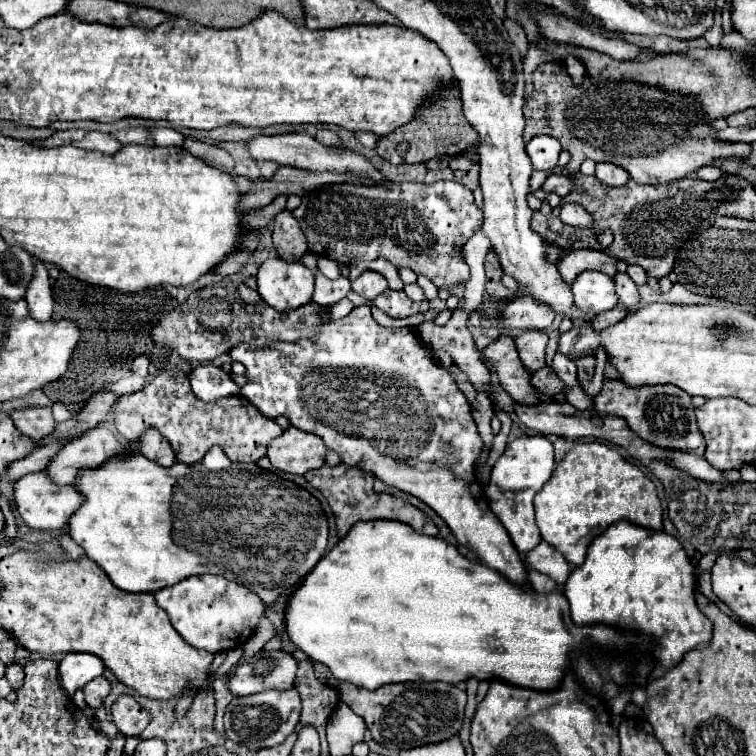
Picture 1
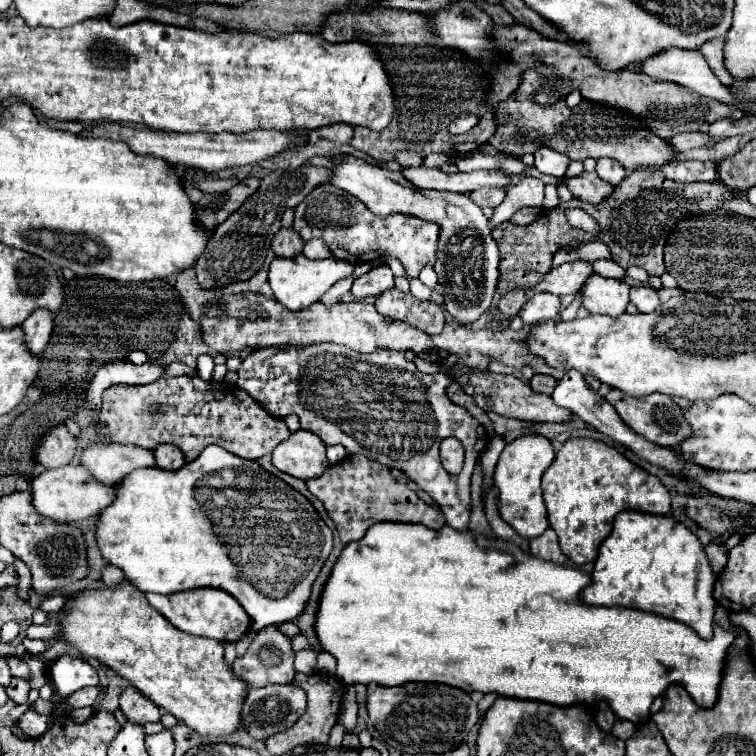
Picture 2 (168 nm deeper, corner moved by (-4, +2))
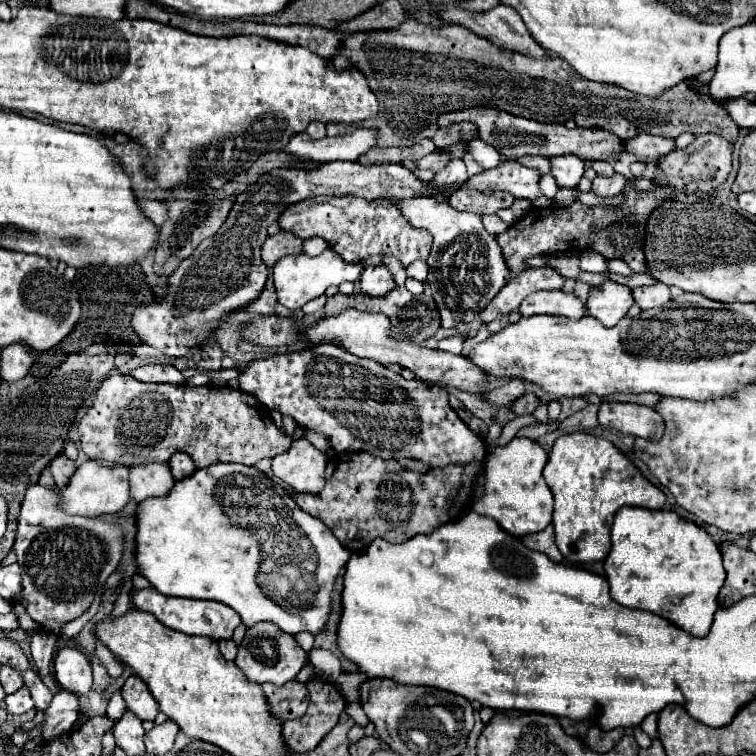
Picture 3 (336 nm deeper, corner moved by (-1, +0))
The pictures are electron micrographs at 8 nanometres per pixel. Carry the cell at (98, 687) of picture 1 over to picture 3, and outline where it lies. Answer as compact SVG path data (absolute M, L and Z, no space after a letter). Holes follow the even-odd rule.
M61 690L53 696L49 708L45 710L45 720L43 720L43 740L53 742L61 734L69 732L79 718L79 702L77 696L69 690Z

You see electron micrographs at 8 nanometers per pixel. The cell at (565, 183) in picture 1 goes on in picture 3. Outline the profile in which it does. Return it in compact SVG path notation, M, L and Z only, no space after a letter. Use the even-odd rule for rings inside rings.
M617 172L611 178L597 176L593 180L593 192L597 196L615 196L615 194L619 194L625 188L625 182L627 182L625 176L623 174L617 174Z

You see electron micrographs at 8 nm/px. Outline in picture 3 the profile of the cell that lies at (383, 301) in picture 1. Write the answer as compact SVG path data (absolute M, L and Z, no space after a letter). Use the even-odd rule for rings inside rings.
M395 288L391 290L389 294L385 296L369 296L369 294L363 294L363 292L353 292L349 296L341 296L341 294L335 294L327 300L325 304L325 312L321 314L321 318L327 318L327 316L337 316L341 314L341 310L345 308L357 308L361 312L367 312L367 314L385 314L389 320L391 320L391 334L397 336L397 338L407 338L407 342L411 344L421 344L425 342L427 338L431 338L437 330L439 330L439 310L437 310L437 304L433 298L427 298L427 296L413 296L407 288Z

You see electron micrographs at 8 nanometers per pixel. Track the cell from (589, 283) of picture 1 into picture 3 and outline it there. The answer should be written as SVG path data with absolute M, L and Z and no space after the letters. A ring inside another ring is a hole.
M605 280L601 286L593 286L587 300L587 314L597 318L603 326L615 326L633 306L631 288Z

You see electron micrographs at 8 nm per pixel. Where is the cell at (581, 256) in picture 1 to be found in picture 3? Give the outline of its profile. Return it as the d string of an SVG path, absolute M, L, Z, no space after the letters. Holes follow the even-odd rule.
M549 266L535 268L535 270L523 270L519 276L511 278L505 288L481 310L479 318L481 322L491 322L499 316L509 316L511 310L519 308L519 304L533 292L539 290L561 290L563 278Z

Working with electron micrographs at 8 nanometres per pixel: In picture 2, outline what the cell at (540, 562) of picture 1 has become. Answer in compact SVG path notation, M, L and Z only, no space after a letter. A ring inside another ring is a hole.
M548 528L536 540L530 540L530 554L540 558L540 560L554 562L554 564L564 564L566 562L566 556L562 554L562 550L558 546L558 536L552 528Z

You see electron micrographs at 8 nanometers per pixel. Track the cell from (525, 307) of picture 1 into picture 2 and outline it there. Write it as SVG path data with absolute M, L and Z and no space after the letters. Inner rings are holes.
M536 294L532 300L528 300L520 314L524 324L538 324L546 320L558 320L560 316L560 298L554 294Z

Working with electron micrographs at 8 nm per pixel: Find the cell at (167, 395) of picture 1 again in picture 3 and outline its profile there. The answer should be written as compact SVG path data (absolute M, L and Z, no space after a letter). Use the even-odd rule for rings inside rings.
M113 374L113 376L105 378L103 384L101 384L101 388L95 392L93 404L87 408L87 412L79 420L79 446L81 446L81 450L91 460L107 460L107 462L123 464L123 466L139 466L139 464L149 464L149 462L161 462L161 464L165 464L165 462L169 462L169 458L175 452L189 454L193 458L193 462L195 462L197 468L207 468L207 466L219 464L219 462L239 462L239 464L245 464L245 466L253 466L255 462L259 462L263 458L273 458L273 456L289 450L291 442L293 440L289 436L283 436L277 430L277 426L271 420L269 410L265 406L261 406L261 402L257 402L257 398L253 398L251 394L245 394L243 390L233 390L229 386L223 386L223 388L215 388L215 386L195 386L195 388L189 388L185 384L181 384L181 386L173 386L173 384L143 384L143 382L135 380L129 374Z

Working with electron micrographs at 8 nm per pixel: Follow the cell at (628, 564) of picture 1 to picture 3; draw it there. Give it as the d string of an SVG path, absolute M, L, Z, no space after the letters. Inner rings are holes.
M625 506L615 514L611 540L613 546L605 560L607 580L611 584L611 598L621 606L647 610L657 616L663 616L671 624L693 636L707 636L713 624L713 614L719 608L717 596L725 582L725 568L721 564L719 546L707 534L707 530L691 520L681 518L677 512L667 512L667 510L655 512L647 508Z

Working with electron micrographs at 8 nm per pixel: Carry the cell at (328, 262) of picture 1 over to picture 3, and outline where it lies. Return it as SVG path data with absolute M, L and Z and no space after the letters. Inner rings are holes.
M319 236L309 238L309 240L303 242L303 250L305 250L305 254L309 254L309 256L317 256L317 254L321 254L327 246L329 246L329 244L327 244L323 238L319 238Z

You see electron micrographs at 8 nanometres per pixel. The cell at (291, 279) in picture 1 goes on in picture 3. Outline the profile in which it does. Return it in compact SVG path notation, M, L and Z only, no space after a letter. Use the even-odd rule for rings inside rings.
M327 248L319 256L307 256L305 252L299 254L299 256L283 256L273 266L273 280L275 280L277 300L279 300L279 304L287 306L289 310L299 310L309 300L319 298L321 294L325 294L327 288L339 286L343 282L357 280L361 276L361 272L363 272L361 264L345 262L333 248Z

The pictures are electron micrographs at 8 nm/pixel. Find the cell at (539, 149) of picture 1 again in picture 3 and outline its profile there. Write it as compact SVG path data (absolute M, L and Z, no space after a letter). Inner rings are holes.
M557 156L551 158L551 174L557 178L561 186L577 188L579 180L583 178L585 162L577 156Z

